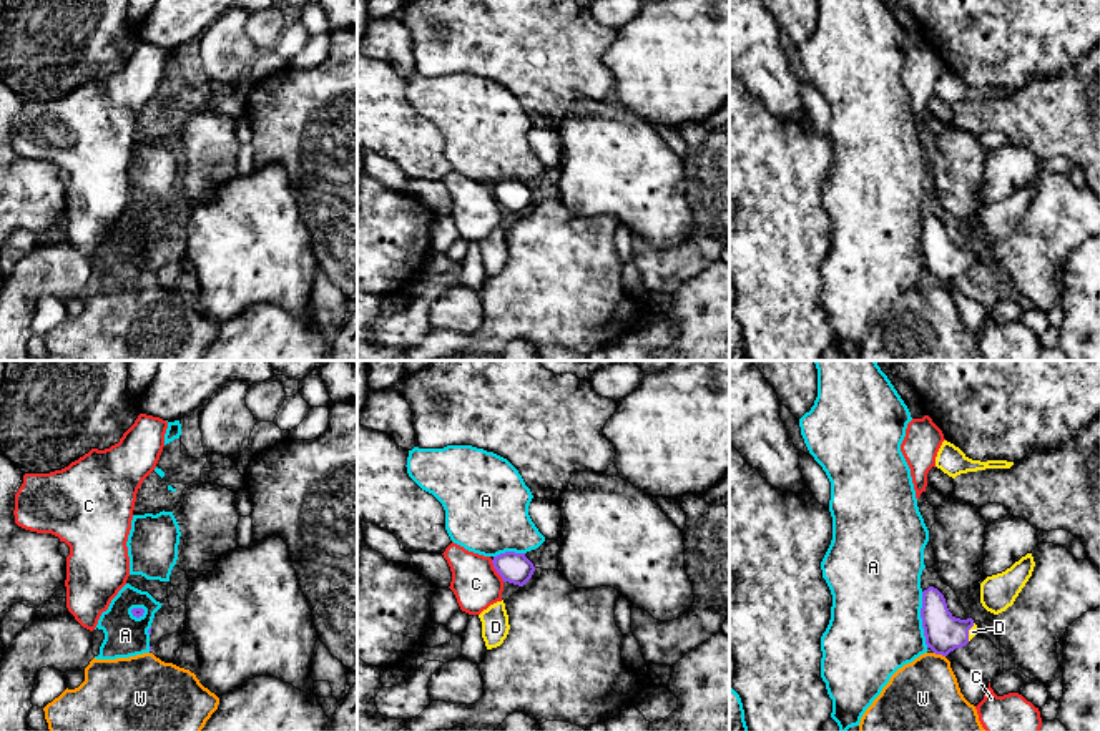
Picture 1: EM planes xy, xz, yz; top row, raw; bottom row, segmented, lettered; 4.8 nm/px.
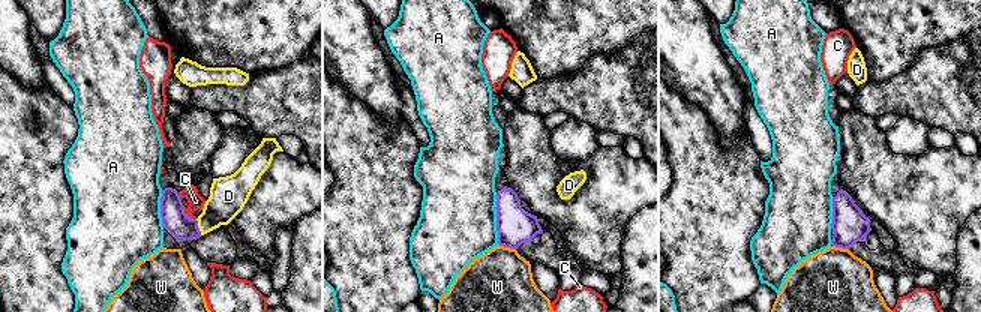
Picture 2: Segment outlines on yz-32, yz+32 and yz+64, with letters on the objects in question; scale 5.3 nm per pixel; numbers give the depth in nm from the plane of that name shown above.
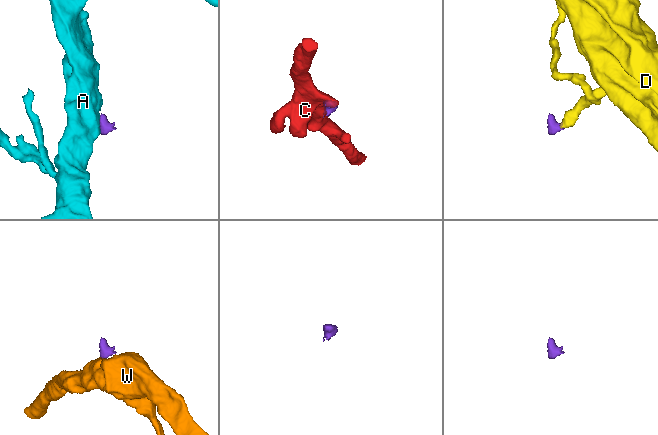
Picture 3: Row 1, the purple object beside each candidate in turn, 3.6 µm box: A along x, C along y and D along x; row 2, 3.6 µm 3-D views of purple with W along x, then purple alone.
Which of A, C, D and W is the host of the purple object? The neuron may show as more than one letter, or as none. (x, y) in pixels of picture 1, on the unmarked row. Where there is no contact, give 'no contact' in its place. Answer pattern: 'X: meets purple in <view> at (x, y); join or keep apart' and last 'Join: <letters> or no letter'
A: meets purple in yz at (923, 248); keep apart
C: meets purple in xz at (495, 196); keep apart
D: meets purple in yz at (967, 260); join
W: meets purple in yz at (939, 281); keep apart
Join: D

